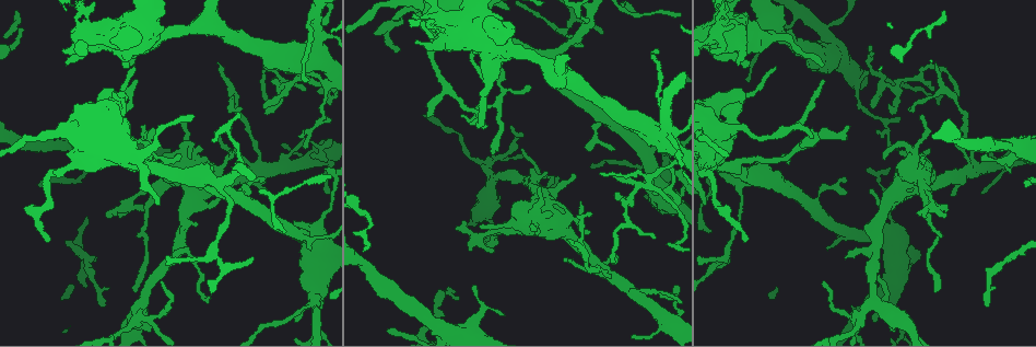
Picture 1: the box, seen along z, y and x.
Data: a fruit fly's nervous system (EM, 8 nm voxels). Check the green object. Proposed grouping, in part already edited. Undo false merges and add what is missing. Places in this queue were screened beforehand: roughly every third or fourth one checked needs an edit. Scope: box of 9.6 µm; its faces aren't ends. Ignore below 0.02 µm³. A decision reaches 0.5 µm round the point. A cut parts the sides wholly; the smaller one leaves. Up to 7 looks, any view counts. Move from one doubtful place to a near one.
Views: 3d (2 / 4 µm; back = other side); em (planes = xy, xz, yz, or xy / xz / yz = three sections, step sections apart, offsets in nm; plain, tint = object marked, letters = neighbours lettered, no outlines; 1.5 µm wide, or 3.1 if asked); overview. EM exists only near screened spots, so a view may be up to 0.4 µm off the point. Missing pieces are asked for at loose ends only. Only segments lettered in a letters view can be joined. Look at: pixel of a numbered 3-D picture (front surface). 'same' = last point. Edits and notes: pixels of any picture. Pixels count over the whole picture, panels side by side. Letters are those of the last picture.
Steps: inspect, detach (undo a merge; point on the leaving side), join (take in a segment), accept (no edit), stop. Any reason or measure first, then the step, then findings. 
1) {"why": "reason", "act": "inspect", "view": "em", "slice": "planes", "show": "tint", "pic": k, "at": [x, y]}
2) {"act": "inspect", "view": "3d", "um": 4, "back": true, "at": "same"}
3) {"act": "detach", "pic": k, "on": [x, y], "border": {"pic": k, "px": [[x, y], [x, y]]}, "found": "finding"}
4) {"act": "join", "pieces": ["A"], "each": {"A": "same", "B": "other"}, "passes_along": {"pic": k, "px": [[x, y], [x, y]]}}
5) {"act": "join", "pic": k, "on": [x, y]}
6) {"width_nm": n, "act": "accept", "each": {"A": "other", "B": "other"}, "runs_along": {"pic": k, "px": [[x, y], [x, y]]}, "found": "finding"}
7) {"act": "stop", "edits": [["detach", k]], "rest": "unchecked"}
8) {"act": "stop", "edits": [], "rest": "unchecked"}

{"why": "tapers out", "act": "inspect", "view": "3d", "um": 4, "pic": 1, "at": [922, 157]}

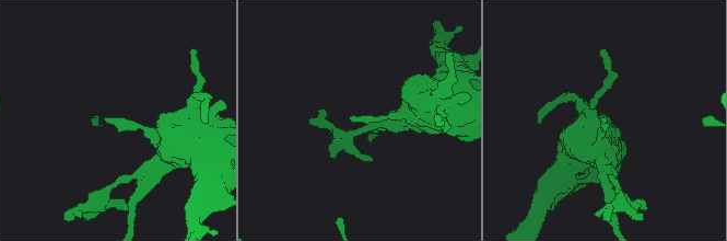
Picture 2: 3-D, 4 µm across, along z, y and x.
{"act": "inspect", "view": "em", "slice": "planes", "show": "letters", "pic": 2, "at": [105, 117]}

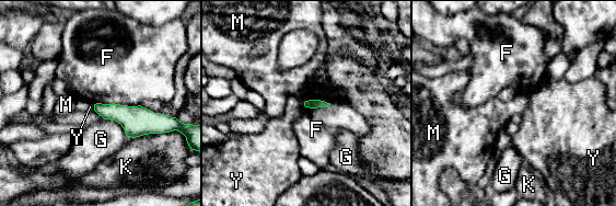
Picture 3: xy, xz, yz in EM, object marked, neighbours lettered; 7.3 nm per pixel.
{"act": "accept", "each": {"F": "other", "G": "other", "K": "other", "M": "other", "Y": "other"}, "border": {"pic": 3, "px": [[303, 102], [320, 100], [330, 104]]}, "found": "no lettered segment goes on from it"}

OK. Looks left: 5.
{"why": "a fork", "act": "inspect", "view": "em", "slice": "planes", "show": "plain", "pic": 1, "at": [796, 148]}

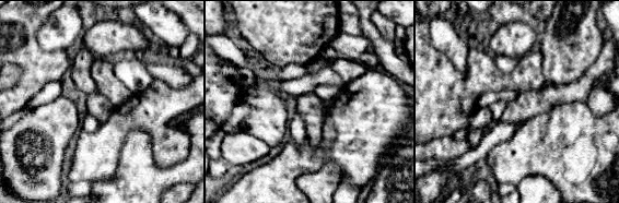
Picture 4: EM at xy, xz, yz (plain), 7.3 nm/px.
{"act": "inspect", "view": "em", "slice": "planes", "show": "letters", "at": "same"}

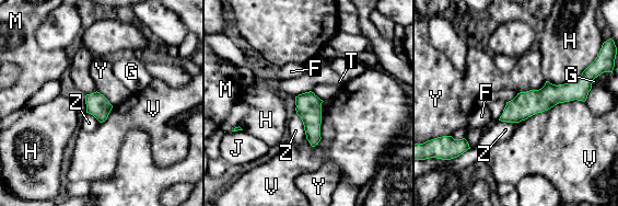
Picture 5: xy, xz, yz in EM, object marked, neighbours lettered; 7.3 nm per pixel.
{"act": "accept", "each": {"F": "other", "G": "other", "H": "other", "J": "other", "M": "other", "T": "other", "V": "other", "Y": "other", "Z": "other"}, "runs_along": {"pic": 5, "px": [[583, 92], [550, 94], [503, 118]]}, "found": "all the same neuron"}

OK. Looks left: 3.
{"why": "branch stops here", "act": "inspect", "view": "em", "um": 3.1, "slice": "planes", "show": "plain", "pic": 1, "at": [745, 27]}

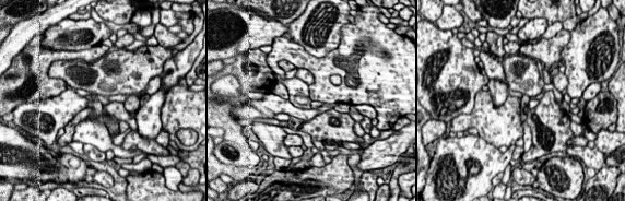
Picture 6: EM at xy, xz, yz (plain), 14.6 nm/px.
{"why": "where the object lies", "act": "inspect", "view": "em", "um": 3.1, "slice": "planes", "show": "tint", "at": "same"}

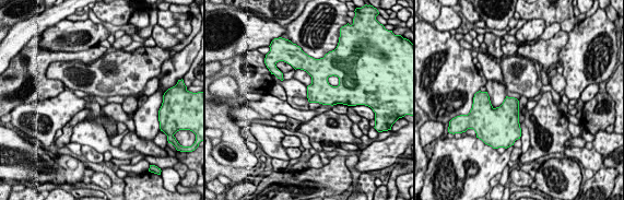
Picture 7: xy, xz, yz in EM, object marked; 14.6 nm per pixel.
{"why": "see the neighbours", "act": "inspect", "view": "em", "um": 3.1, "slice": "planes", "show": "letters", "at": "same"}

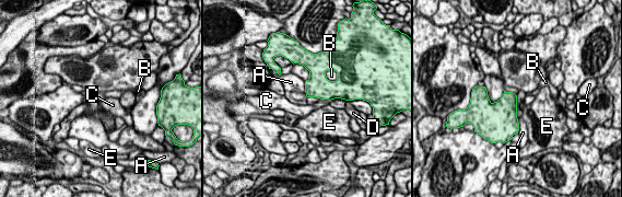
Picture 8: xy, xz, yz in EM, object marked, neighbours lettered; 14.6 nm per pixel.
{"act": "accept", "each": {"A": "other", "B": "other", "C": "other", "D": "other", "E": "other"}, "border": {"pic": 8, "px": [[516, 117], [518, 132]]}, "found": "no lettered segment goes on from it"}

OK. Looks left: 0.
{"act": "stop", "edits": [], "rest": "unchecked"}

